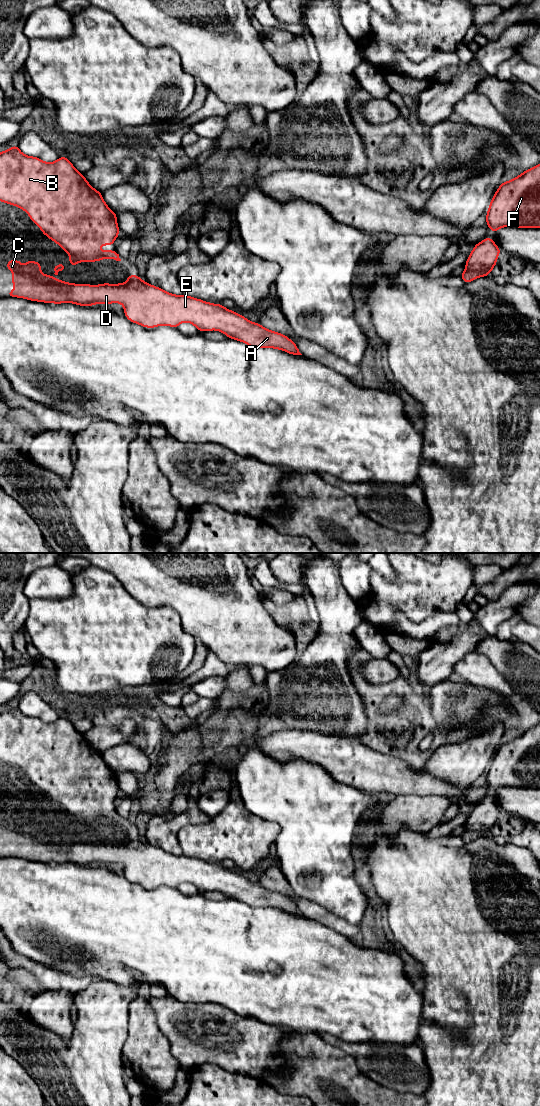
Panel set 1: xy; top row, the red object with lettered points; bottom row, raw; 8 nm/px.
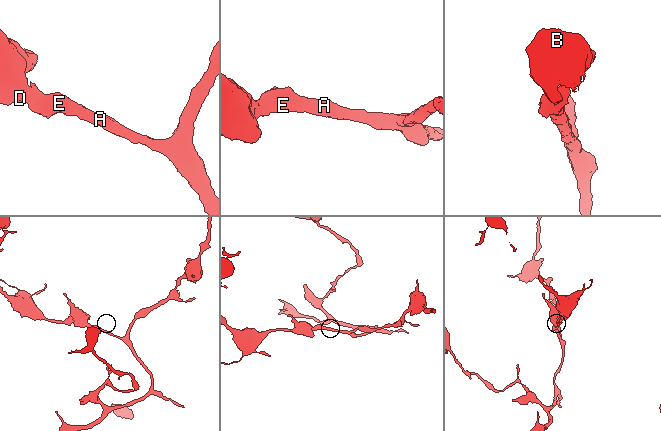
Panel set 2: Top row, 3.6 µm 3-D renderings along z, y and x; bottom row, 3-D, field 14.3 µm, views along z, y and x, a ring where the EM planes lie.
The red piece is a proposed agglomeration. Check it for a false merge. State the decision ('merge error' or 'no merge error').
no merge error

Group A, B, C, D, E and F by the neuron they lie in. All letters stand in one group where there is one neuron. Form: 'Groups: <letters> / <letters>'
Groups: A B C D E F

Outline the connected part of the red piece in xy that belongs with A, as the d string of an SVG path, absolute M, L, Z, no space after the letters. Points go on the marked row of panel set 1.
M21 260L6 261L7 270L13 271L11 282L15 285L13 291L7 292L7 297L23 298L30 301L44 303L73 303L79 306L92 306L95 304L120 303L124 307L124 315L132 322L146 328L155 328L162 325L177 328L181 323L188 322L198 331L217 330L228 338L238 340L252 348L274 348L286 351L291 355L302 355L298 347L286 335L268 330L258 322L254 323L244 316L225 308L222 304L214 304L193 298L188 295L175 295L142 281L139 275L128 275L125 283L98 285L75 284L52 278L41 272L40 262L28 260L23 266Z

